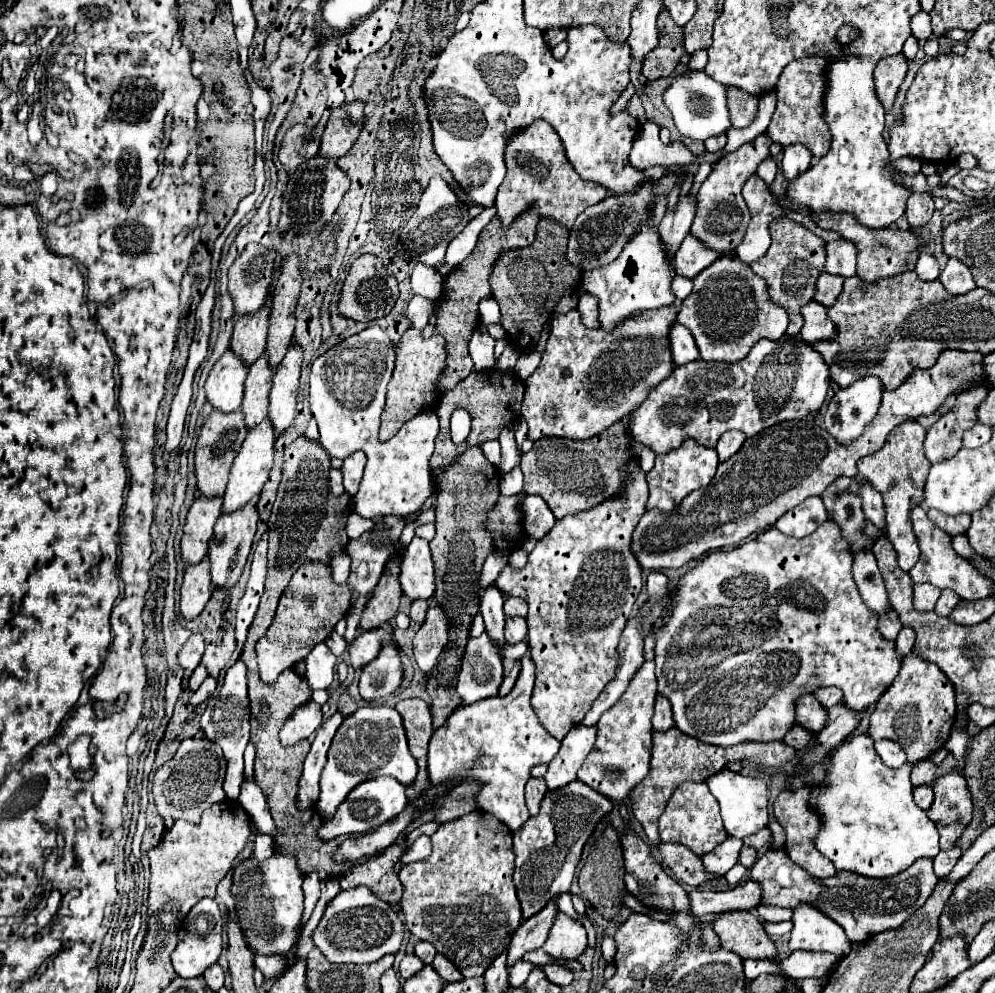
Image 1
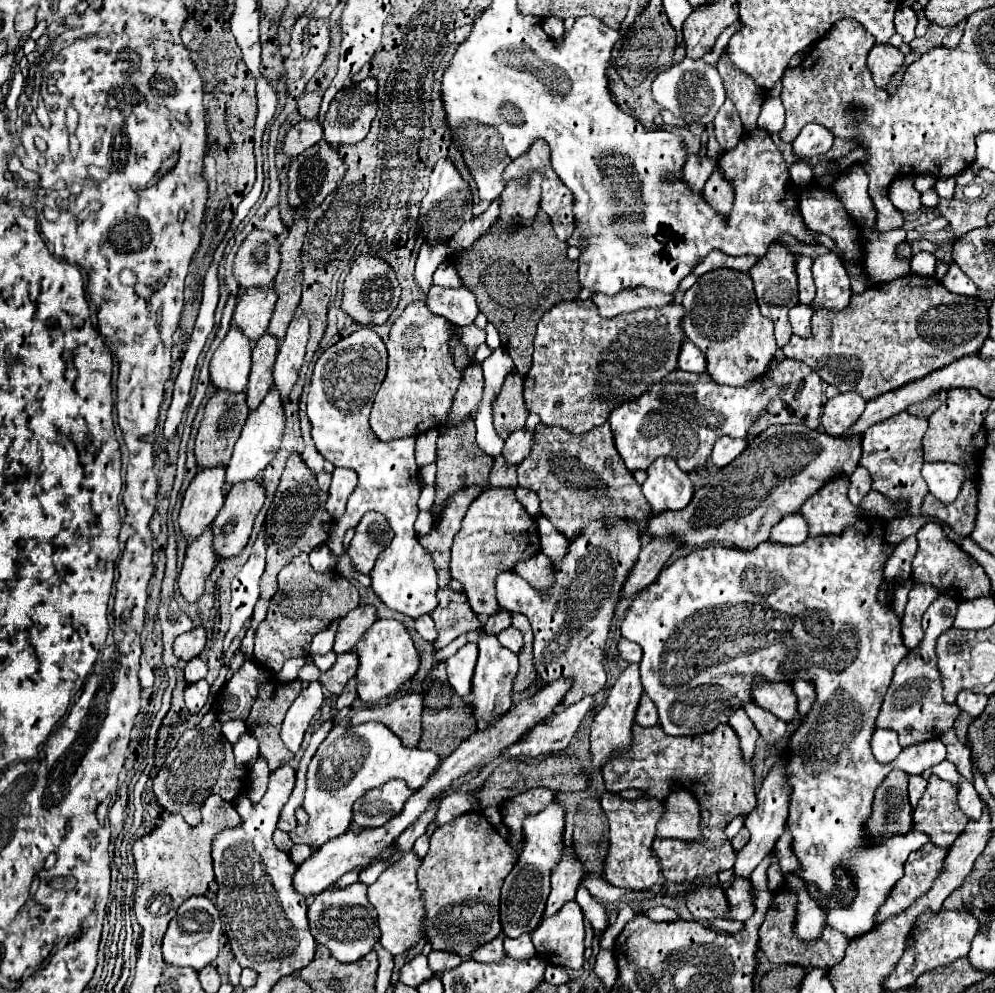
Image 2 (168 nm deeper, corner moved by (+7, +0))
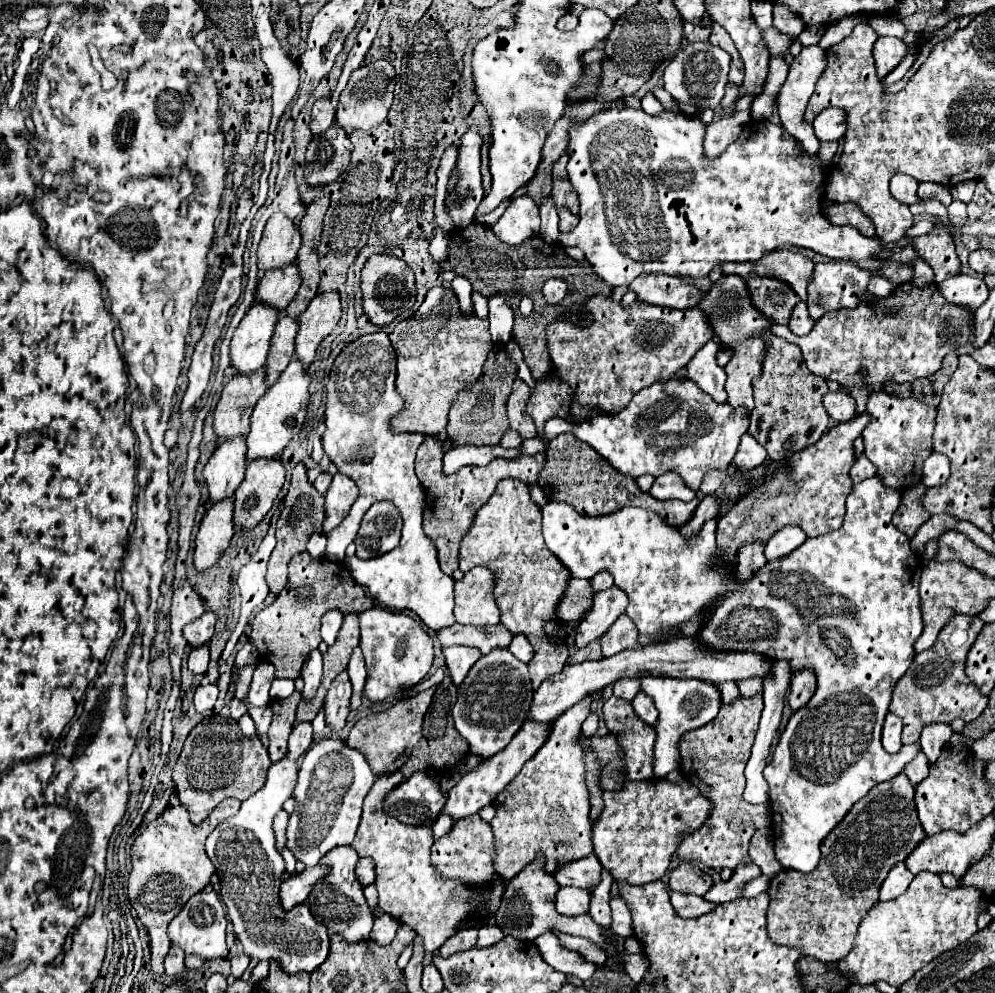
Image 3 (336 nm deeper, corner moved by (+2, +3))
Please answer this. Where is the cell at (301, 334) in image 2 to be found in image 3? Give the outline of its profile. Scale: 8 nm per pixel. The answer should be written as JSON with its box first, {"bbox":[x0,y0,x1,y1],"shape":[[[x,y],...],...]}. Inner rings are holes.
{"bbox":[296,292,340,366],"shape":[[[324,292],[318,294],[304,314],[298,318],[298,334],[296,334],[296,360],[302,366],[310,366],[316,354],[318,344],[332,332],[332,328],[340,320],[340,294]]]}

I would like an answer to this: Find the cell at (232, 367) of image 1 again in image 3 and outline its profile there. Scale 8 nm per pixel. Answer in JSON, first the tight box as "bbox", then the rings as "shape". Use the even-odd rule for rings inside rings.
{"bbox":[230,304,278,374],"shape":[[[254,304],[238,324],[230,342],[230,364],[238,374],[252,374],[264,366],[278,312]]]}

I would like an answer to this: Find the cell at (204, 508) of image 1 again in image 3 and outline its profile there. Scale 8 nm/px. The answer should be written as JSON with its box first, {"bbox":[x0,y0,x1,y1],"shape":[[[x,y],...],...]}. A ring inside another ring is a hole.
{"bbox":[204,438,246,504],"shape":[[[230,438],[230,442],[220,442],[220,446],[214,450],[212,458],[208,460],[204,468],[204,482],[208,490],[208,504],[216,504],[230,494],[234,494],[236,486],[242,482],[246,470],[246,442],[244,438]]]}

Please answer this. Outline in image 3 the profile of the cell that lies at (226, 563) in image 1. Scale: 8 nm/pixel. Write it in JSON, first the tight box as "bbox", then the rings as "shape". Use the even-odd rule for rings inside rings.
{"bbox":[234,458,284,530],"shape":[[[258,458],[246,466],[246,476],[234,492],[234,526],[252,530],[272,508],[284,484],[284,468],[278,458]]]}

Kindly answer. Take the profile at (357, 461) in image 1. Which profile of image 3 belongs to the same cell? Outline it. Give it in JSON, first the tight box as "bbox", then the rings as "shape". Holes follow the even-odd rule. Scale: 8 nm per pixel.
{"bbox":[324,474,358,534],"shape":[[[336,474],[328,492],[326,492],[326,522],[324,522],[324,534],[328,534],[332,528],[336,528],[344,516],[348,514],[350,506],[354,504],[358,496],[358,486],[352,482],[352,478],[344,474]]]}

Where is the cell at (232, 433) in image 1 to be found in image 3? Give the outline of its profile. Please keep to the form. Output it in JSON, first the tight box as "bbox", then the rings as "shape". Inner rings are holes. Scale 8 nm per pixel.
{"bbox":[212,368,264,440],"shape":[[[264,368],[256,370],[256,374],[238,374],[224,386],[212,414],[214,434],[218,436],[218,440],[230,440],[234,436],[248,434],[250,414],[264,392]]]}

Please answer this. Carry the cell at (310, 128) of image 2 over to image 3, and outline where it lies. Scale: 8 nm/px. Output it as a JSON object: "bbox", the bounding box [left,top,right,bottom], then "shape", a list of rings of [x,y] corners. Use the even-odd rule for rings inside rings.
{"bbox":[310,100,334,136],"shape":[[[318,100],[312,108],[312,120],[310,120],[310,130],[312,136],[322,134],[324,130],[328,130],[334,124],[334,108],[330,104],[330,100]]]}

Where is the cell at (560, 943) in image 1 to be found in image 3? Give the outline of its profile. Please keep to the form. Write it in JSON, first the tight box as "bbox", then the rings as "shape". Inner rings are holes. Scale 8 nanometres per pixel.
{"bbox":[550,930,606,964],"shape":[[[550,930],[552,934],[556,934],[556,938],[568,948],[568,950],[574,950],[578,952],[584,960],[592,962],[592,964],[606,964],[606,954],[602,948],[594,946],[590,940],[584,940],[584,938],[576,938],[576,936],[568,936],[560,930]]]}

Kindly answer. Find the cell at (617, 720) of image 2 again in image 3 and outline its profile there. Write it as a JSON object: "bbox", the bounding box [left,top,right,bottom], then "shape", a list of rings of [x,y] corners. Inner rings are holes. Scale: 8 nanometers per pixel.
{"bbox":[614,678,640,702],"shape":[[[622,678],[622,680],[614,682],[614,696],[618,696],[618,698],[624,698],[624,700],[632,702],[638,692],[640,692],[640,680]]]}

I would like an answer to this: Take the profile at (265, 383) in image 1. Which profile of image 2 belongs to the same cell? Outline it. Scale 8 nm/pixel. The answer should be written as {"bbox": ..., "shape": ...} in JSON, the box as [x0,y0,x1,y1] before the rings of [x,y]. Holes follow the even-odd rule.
{"bbox":[247,333,279,409],"shape":[[[263,333],[253,347],[253,365],[247,383],[247,405],[249,409],[257,409],[263,397],[267,395],[269,387],[273,385],[273,363],[277,357],[279,341],[277,337]]]}

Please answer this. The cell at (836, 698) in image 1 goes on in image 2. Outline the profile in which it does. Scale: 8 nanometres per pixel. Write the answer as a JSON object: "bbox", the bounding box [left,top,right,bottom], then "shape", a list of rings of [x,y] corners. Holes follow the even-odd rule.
{"bbox":[791,679,815,715],"shape":[[[803,679],[793,681],[791,687],[793,687],[793,693],[797,695],[797,711],[799,711],[799,715],[805,715],[815,701],[815,687]]]}

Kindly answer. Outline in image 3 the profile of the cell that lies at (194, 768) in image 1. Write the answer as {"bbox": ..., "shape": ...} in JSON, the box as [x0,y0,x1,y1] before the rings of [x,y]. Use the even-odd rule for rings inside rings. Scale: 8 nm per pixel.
{"bbox":[172,714,270,824],"shape":[[[214,714],[204,718],[188,734],[180,758],[172,770],[172,782],[180,804],[190,812],[190,820],[200,824],[224,798],[246,800],[252,796],[266,782],[270,764],[268,752],[258,736],[246,738],[236,720]]]}

